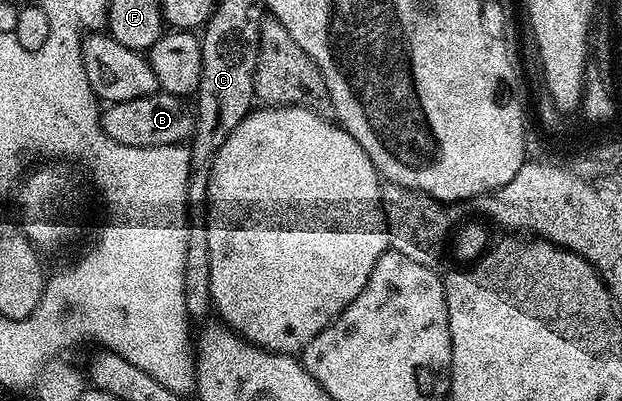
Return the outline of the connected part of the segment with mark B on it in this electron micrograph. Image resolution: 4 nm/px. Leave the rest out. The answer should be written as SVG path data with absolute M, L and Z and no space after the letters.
M156 92L137 100L112 102L102 111L103 131L119 146L144 150L146 146L177 146L186 143L195 133L196 111L186 106L177 94Z

